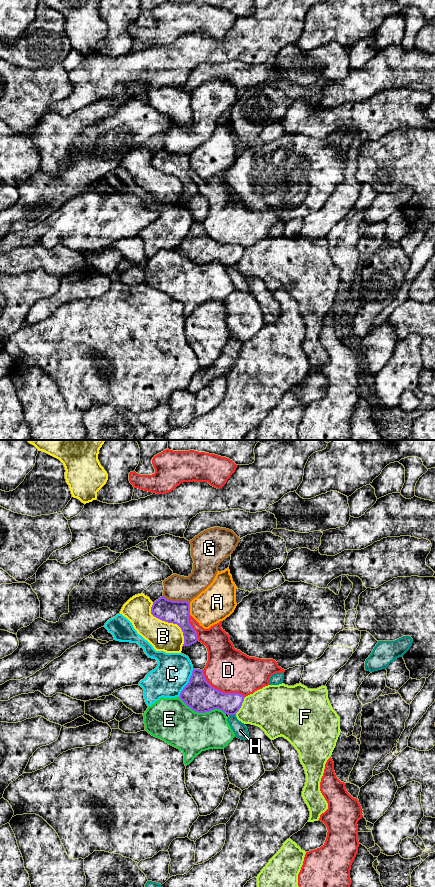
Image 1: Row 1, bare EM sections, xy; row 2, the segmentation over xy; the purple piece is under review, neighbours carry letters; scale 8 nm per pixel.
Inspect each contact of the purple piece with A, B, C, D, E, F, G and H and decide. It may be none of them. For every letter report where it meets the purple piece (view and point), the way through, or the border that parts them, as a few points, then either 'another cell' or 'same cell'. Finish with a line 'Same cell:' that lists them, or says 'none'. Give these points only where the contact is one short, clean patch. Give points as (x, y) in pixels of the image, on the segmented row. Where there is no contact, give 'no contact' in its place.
A: meets purple in xy at (189, 608); another cell
B: meets purple in xy at (170, 622); another cell
C: meets purple in xy at (188, 683); another cell
D: meets purple in xy at (220, 691); another cell
E: meets purple in xy at (202, 712); another cell
F: meets purple in xy at (241, 705); another cell
G: meets purple in xy at (176, 601); another cell
H: meets purple in xy at (232, 714); border along xy (229, 714), (235, 715); another cell
Same cell: none

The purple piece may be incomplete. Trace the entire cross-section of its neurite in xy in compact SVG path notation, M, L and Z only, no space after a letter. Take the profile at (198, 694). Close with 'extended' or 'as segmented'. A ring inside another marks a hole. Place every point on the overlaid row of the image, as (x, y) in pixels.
M193 669L189 683L179 697L195 712L205 713L219 709L228 715L236 715L245 698L239 693L223 693L215 689L206 681L203 670L200 669Z; as segmented

